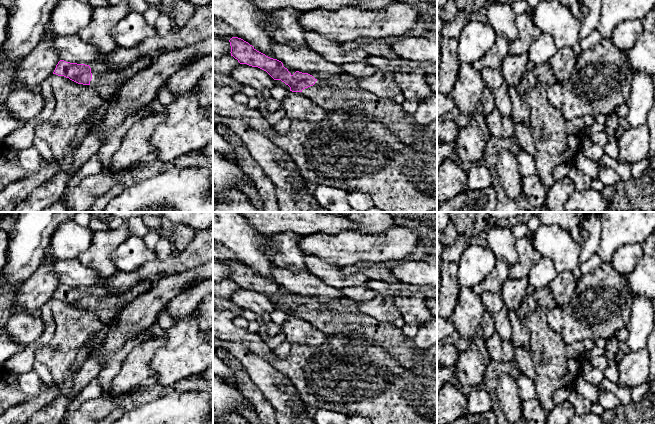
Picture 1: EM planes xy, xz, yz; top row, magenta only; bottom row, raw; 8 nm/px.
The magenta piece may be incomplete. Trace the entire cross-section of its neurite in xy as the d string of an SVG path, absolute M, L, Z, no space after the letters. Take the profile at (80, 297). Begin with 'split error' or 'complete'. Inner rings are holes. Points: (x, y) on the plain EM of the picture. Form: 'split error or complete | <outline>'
split error | M140 282L122 294L101 292L95 289L70 287L60 284L53 298L64 300L83 309L94 308L101 304L108 311L108 322L115 318L121 309L133 301L137 296L147 292L153 286L150 282Z

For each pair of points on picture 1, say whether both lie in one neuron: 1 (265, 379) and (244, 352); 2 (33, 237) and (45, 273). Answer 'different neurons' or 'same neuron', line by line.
1: same neuron
2: different neurons

